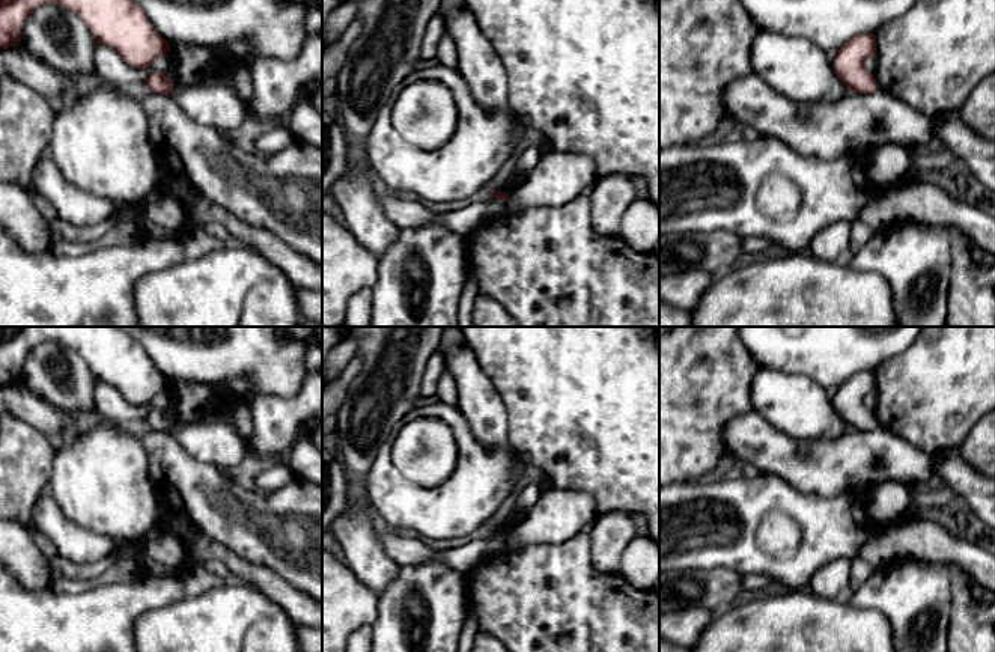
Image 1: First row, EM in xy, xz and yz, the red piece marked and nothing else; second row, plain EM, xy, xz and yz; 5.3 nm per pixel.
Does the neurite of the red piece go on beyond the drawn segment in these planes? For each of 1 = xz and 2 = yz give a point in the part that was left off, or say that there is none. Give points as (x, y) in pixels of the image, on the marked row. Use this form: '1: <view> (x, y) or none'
1: none
2: none

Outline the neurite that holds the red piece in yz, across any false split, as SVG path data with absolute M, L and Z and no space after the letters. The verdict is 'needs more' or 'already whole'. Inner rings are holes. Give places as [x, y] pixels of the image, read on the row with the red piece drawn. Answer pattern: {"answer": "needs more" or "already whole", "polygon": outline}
{"answer": "already whole", "polygon": "M861 33L837 51L832 68L849 90L861 95L873 93L879 89L879 84L875 75L867 71L866 62L876 57L876 54L876 36Z"}

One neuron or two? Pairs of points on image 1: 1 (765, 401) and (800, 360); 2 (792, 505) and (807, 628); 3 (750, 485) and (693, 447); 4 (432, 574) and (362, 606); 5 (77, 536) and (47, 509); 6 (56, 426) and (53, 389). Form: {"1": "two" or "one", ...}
{"1": "two", "2": "two", "3": "two", "4": "two", "5": "one", "6": "two"}

